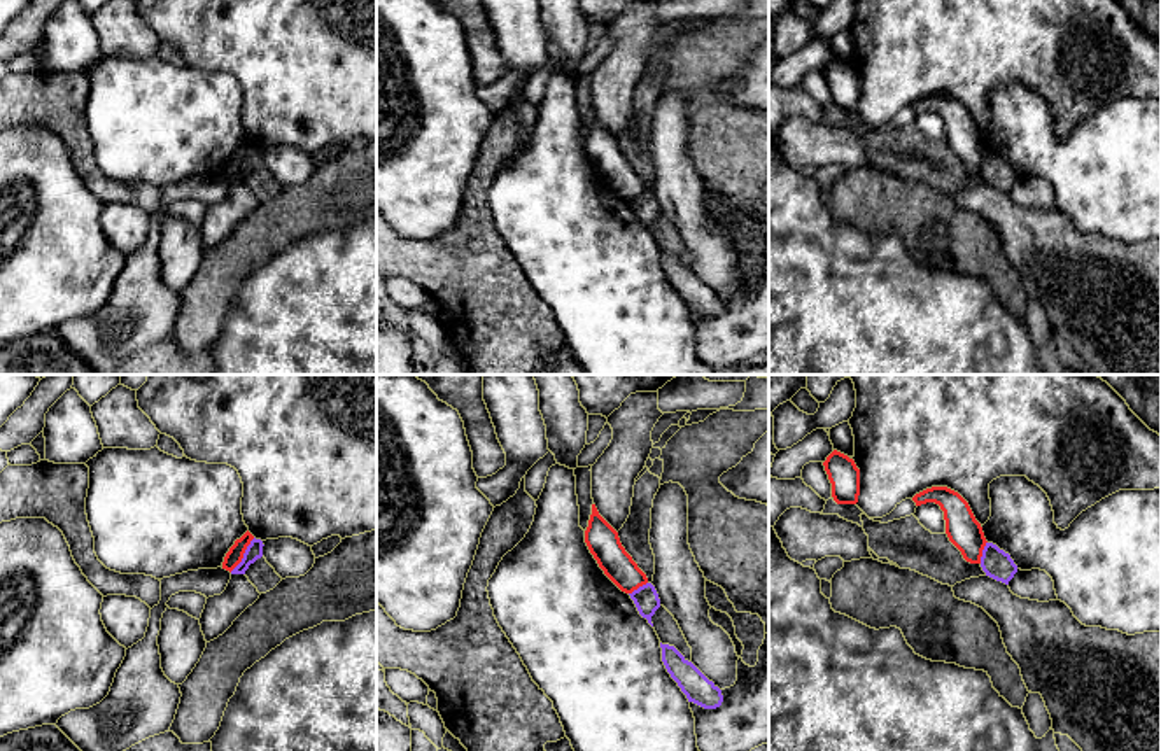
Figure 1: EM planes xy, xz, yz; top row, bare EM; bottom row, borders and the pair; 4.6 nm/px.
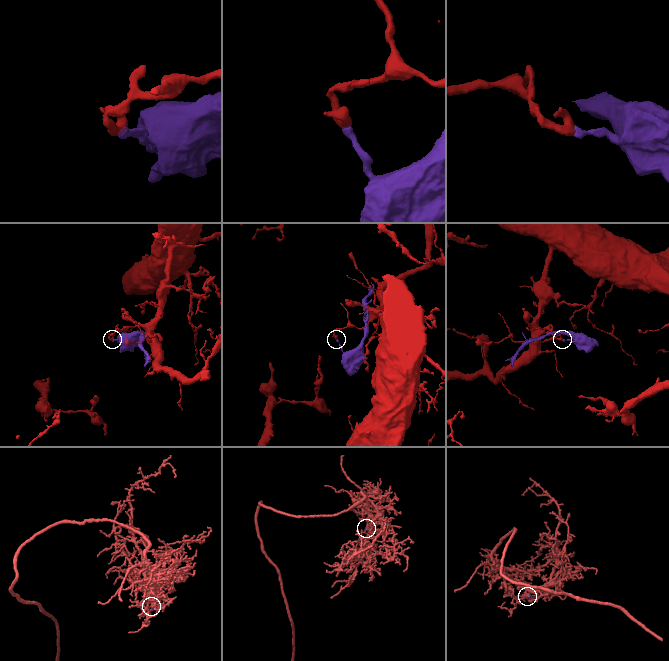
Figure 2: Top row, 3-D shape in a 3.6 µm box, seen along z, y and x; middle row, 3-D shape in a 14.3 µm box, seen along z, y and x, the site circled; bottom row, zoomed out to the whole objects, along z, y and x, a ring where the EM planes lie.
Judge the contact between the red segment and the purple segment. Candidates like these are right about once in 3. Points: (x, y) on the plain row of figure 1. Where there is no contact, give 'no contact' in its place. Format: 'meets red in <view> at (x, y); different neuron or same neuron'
meets red in xy at (242, 163); different neuron

